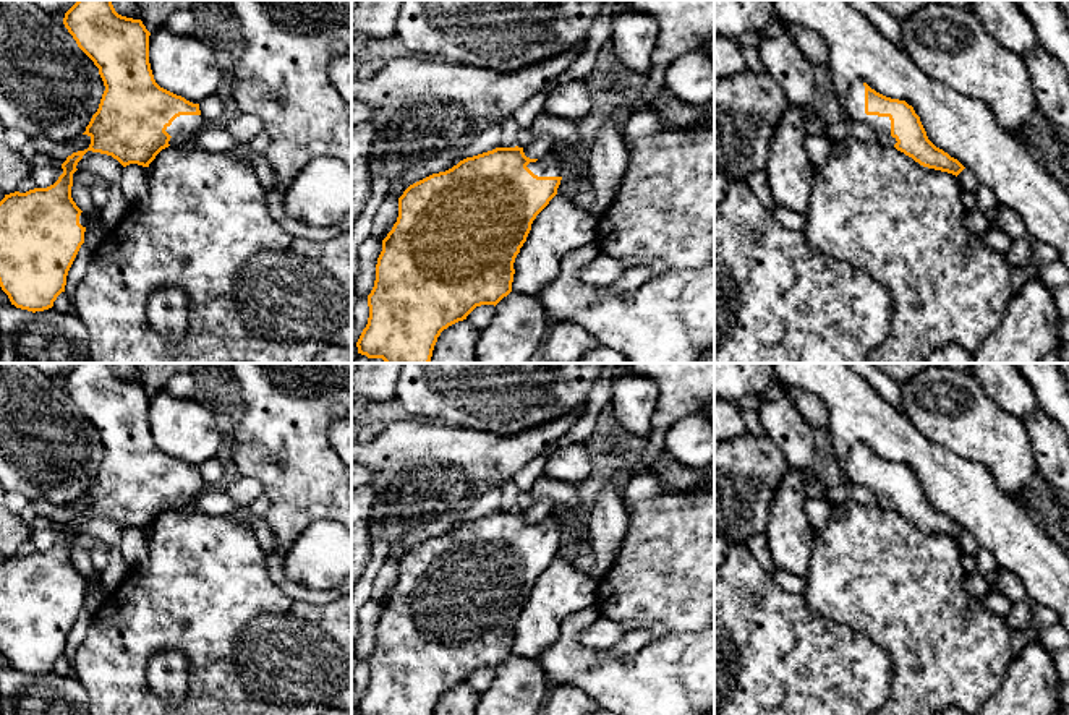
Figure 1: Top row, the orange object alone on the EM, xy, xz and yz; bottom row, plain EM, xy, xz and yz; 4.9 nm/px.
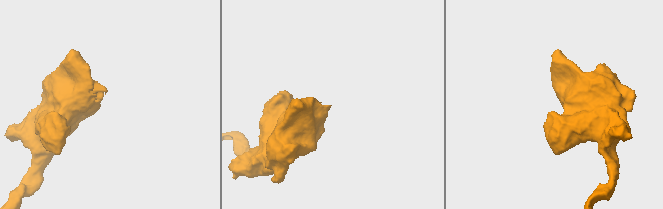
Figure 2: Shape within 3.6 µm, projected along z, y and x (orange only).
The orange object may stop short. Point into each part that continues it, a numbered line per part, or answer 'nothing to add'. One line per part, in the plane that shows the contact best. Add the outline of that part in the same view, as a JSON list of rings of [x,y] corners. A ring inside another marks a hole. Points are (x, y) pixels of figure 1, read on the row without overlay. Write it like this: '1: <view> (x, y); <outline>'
1: yz (854, 467); [[[854,444],[849,449],[845,462],[841,465],[844,477],[849,483],[868,488],[884,509],[894,509],[897,504],[891,499],[889,480],[867,478],[865,477],[865,449],[862,444]]]

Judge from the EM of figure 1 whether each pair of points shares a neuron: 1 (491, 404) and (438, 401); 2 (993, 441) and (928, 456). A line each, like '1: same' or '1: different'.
1: same
2: different

